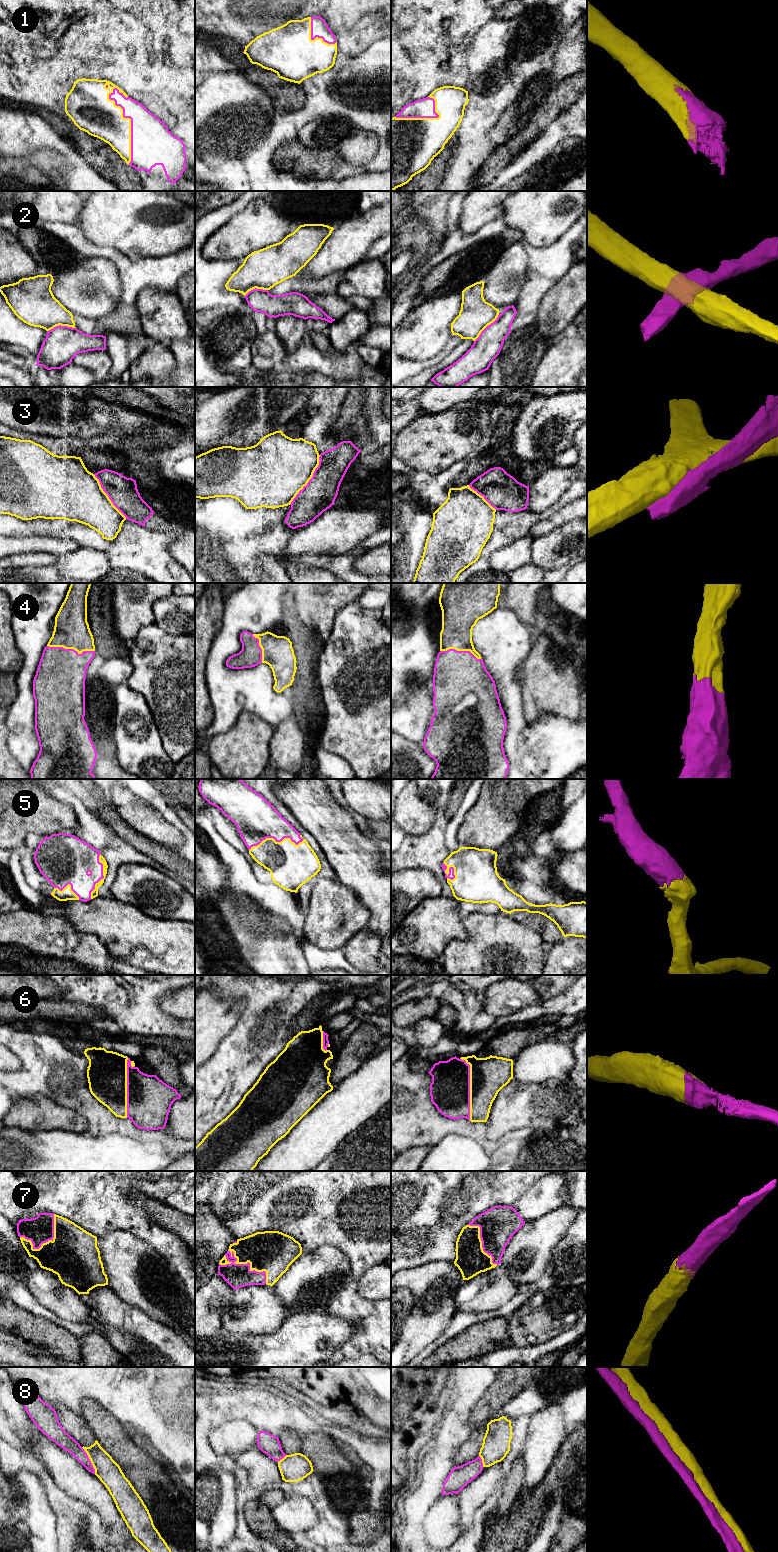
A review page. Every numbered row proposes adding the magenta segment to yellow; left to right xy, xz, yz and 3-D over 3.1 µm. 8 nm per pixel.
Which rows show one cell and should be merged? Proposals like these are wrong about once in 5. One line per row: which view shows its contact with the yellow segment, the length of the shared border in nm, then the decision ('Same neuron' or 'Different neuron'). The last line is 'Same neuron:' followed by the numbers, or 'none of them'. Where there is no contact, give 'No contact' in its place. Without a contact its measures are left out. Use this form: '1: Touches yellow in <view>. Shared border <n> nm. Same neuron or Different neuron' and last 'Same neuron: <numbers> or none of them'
1: Touches yellow in xy. Shared border 650 nm. Same neuron
2: Touches yellow in yz. Shared border 300 nm. Different neuron
3: Touches yellow in xz. Shared border 480 nm. Different neuron
4: Touches yellow in xy. Shared border 380 nm. Same neuron
5: Touches yellow in xz. Shared border 440 nm. Same neuron
6: Touches yellow in yz. Shared border 500 nm. Same neuron
7: Touches yellow in xz. Shared border 420 nm. Same neuron
8: Touches yellow in xy. Shared border 240 nm. Different neuron
Same neuron: 1, 4, 5, 6, 7

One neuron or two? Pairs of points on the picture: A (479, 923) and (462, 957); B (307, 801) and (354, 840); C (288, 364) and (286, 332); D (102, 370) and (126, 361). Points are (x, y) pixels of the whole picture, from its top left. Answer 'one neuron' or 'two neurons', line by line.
A: one neuron
B: one neuron
C: one neuron
D: two neurons

